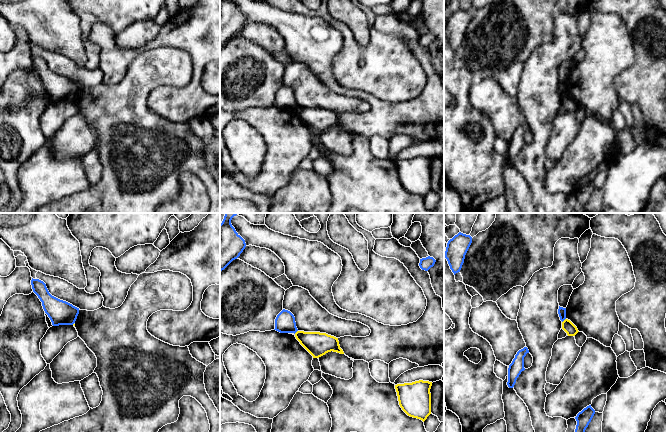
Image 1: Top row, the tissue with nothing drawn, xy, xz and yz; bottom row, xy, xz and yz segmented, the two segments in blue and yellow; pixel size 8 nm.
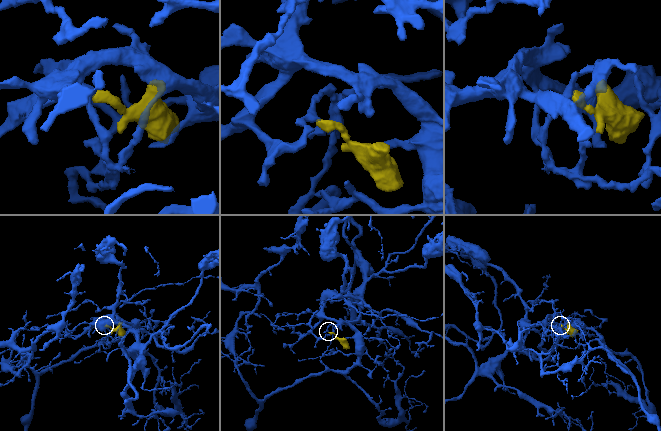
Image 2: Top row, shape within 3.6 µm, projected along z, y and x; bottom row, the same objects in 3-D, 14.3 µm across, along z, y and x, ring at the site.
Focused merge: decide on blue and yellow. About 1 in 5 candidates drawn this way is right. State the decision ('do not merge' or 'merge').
do not merge

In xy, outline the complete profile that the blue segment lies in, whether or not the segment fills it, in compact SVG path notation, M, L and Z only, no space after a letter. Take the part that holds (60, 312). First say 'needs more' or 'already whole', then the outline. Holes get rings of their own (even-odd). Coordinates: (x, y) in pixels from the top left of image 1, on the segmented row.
already whole; M32 278L31 285L33 292L42 302L43 309L53 326L73 325L75 323L79 314L79 308L52 296L46 284L39 279Z

